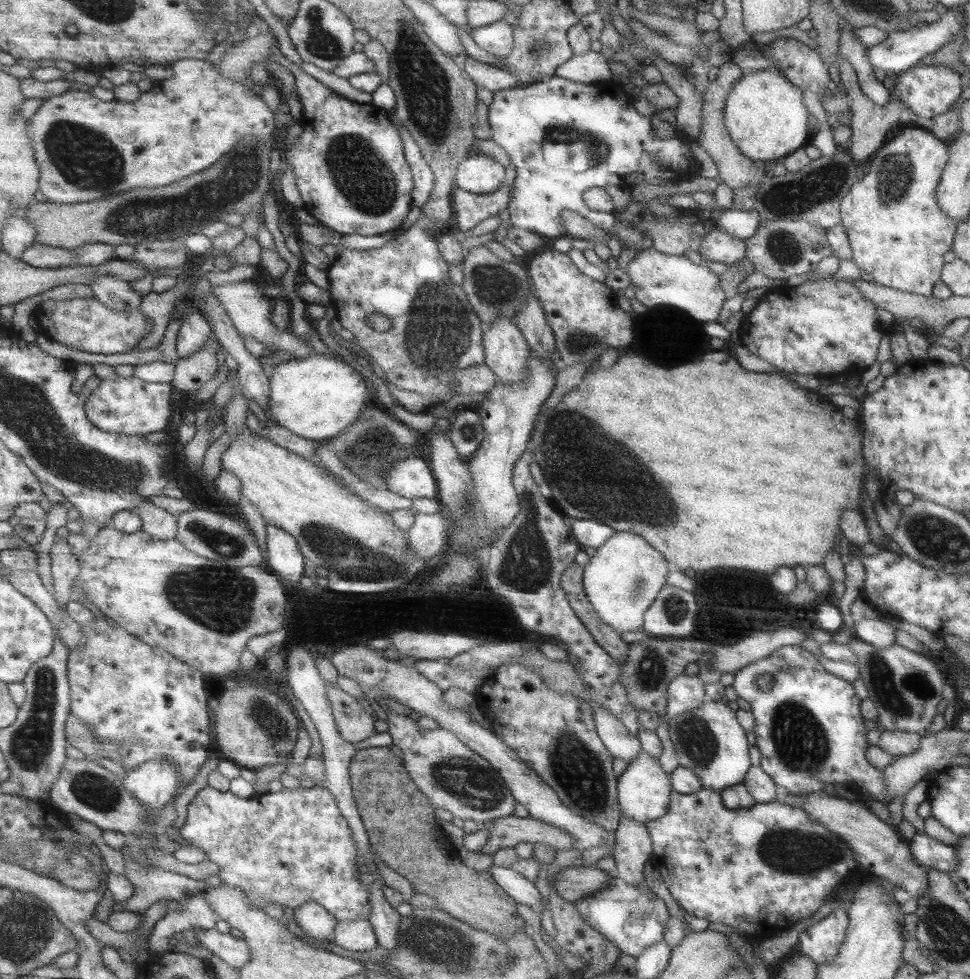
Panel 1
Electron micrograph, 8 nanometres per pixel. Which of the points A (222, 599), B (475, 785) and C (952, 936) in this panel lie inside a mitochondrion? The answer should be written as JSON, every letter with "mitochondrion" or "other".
{"A":"mitochondrion","B":"mitochondrion","C":"mitochondrion"}

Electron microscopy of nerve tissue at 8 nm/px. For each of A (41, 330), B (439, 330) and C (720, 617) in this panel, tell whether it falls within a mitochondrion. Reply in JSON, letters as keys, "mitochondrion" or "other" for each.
{"A":"other","B":"mitochondrion","C":"other"}

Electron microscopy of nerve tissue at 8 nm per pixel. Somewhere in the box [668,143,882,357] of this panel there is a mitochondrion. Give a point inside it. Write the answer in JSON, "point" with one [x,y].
{"point":[824,182]}

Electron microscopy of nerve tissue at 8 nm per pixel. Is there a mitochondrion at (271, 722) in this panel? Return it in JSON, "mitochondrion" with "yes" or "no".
{"mitochondrion":"yes"}

